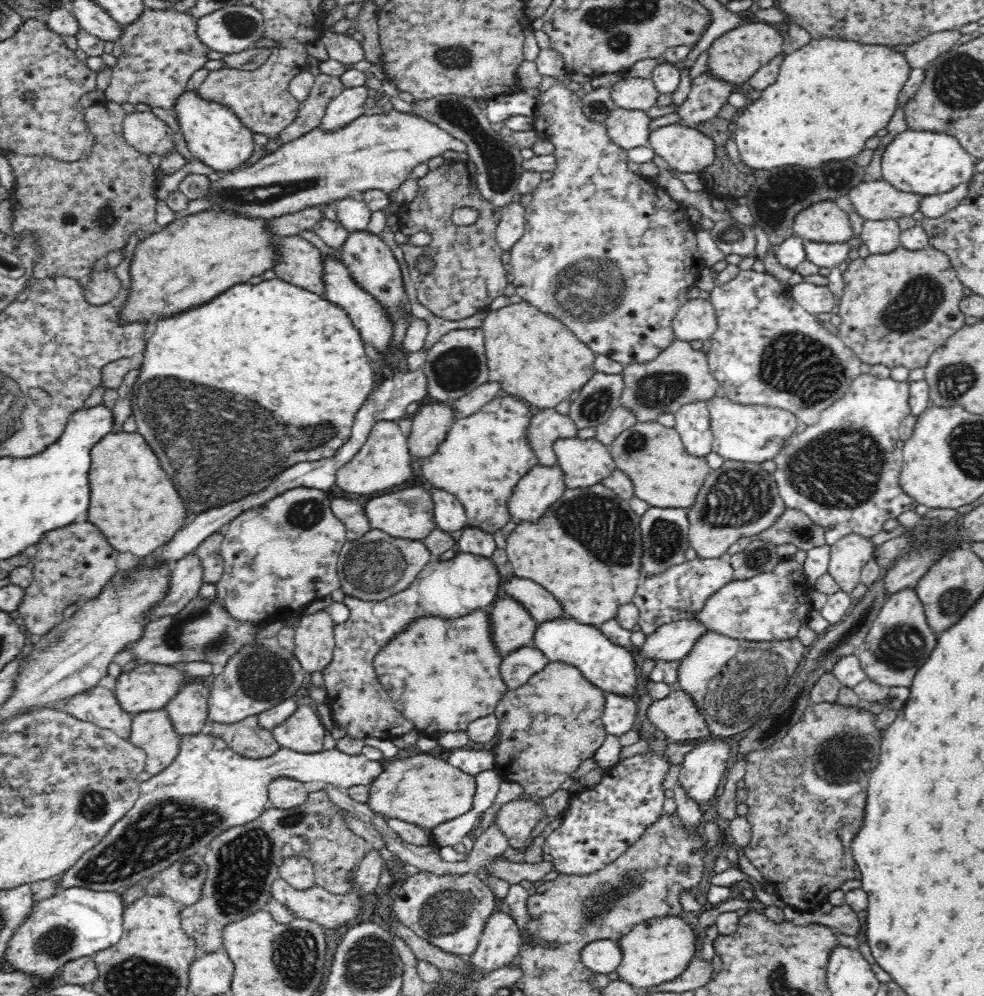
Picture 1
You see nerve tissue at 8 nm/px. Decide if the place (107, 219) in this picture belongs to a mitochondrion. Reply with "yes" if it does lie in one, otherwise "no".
yes

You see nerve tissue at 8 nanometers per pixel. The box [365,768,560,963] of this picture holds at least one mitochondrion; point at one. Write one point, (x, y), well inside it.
(446, 912)

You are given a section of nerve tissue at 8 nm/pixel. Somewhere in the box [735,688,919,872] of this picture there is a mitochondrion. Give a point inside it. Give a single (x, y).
(836, 765)

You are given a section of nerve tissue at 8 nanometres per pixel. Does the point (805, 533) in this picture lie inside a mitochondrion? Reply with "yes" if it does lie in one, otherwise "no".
yes

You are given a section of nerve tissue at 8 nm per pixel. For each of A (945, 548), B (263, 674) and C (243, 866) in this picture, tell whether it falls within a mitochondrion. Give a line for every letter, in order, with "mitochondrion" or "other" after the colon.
A: other
B: mitochondrion
C: mitochondrion

